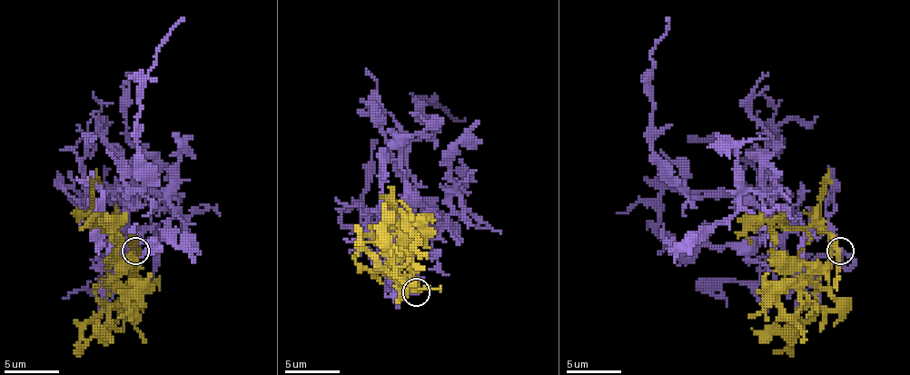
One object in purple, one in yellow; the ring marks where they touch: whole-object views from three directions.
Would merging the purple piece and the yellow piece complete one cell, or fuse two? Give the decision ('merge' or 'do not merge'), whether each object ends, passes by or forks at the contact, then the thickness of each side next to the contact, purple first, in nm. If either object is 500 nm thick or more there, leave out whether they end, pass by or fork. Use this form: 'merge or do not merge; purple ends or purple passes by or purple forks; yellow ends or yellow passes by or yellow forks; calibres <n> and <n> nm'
do not merge; purple ends; yellow passes by; calibres 200 and 400 nm

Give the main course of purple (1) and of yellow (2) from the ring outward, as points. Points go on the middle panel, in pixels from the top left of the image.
1: (415, 291), (396, 289), (415, 278), (404, 190), (410, 143), (427, 132), (419, 104), (465, 118)
2: (415, 291), (396, 283), (410, 272), (393, 250), (385, 252), (390, 247), (363, 241), (355, 225)

